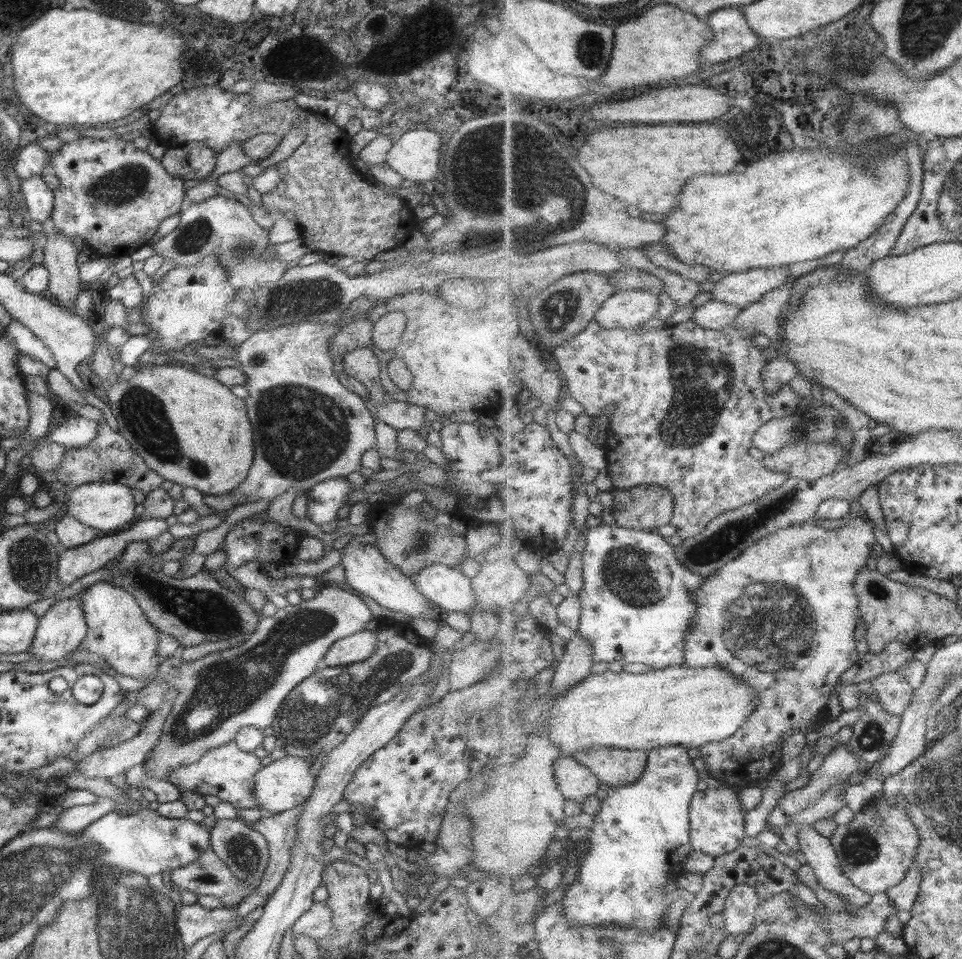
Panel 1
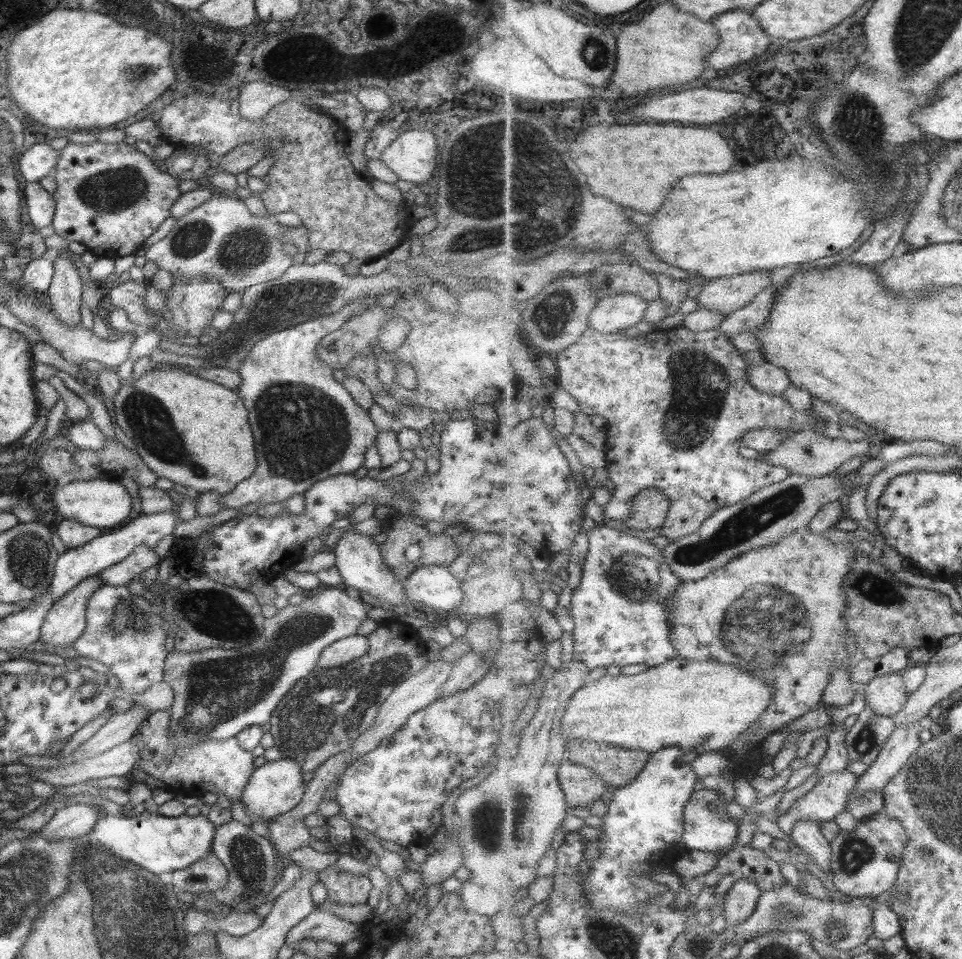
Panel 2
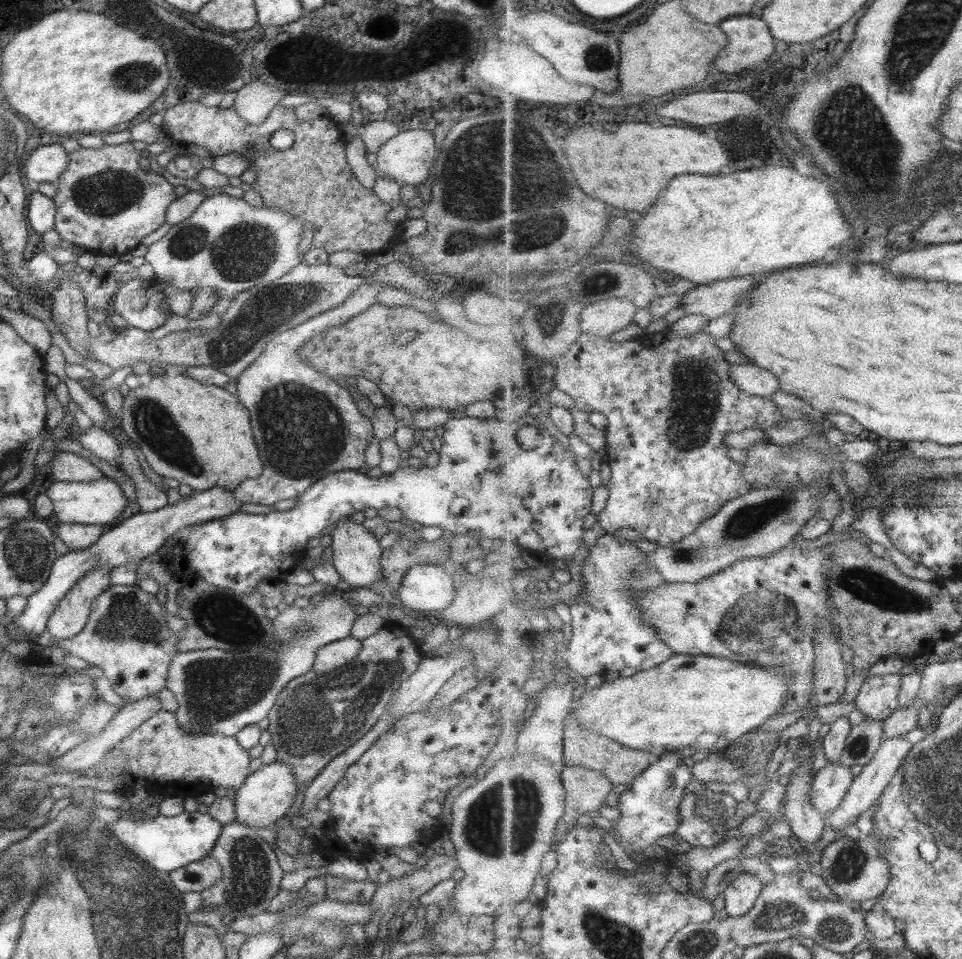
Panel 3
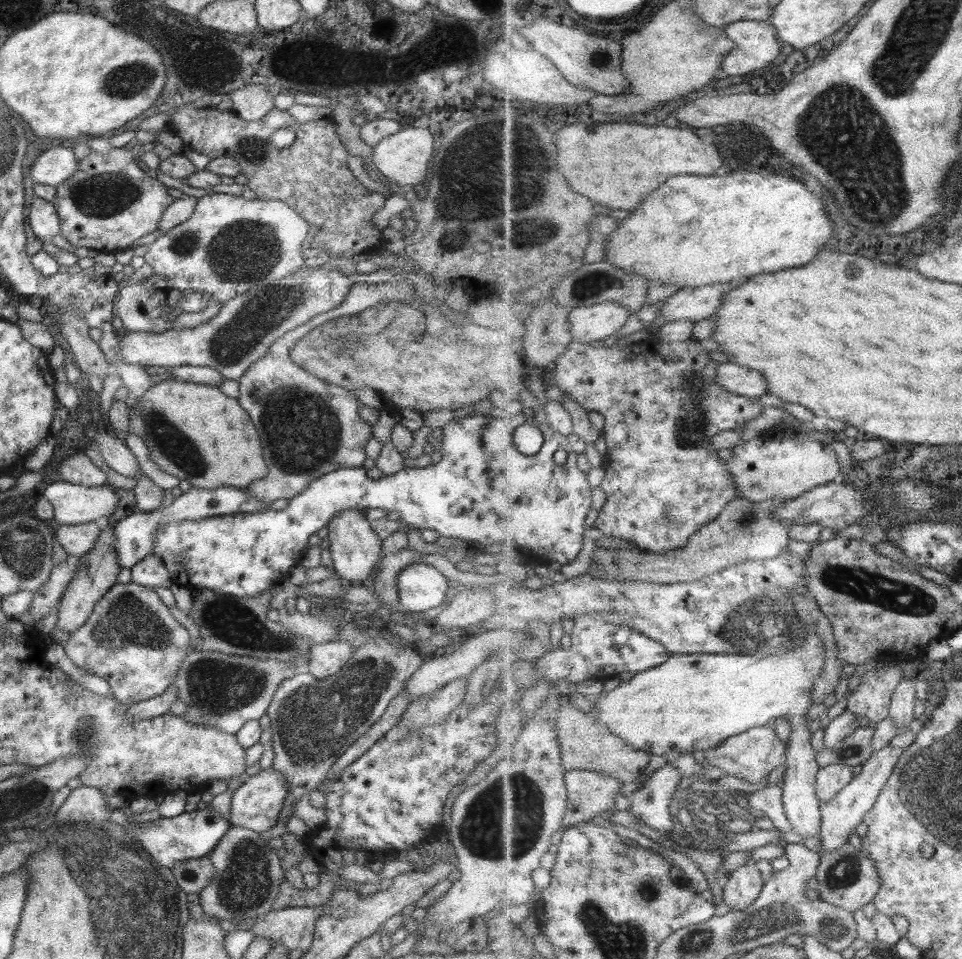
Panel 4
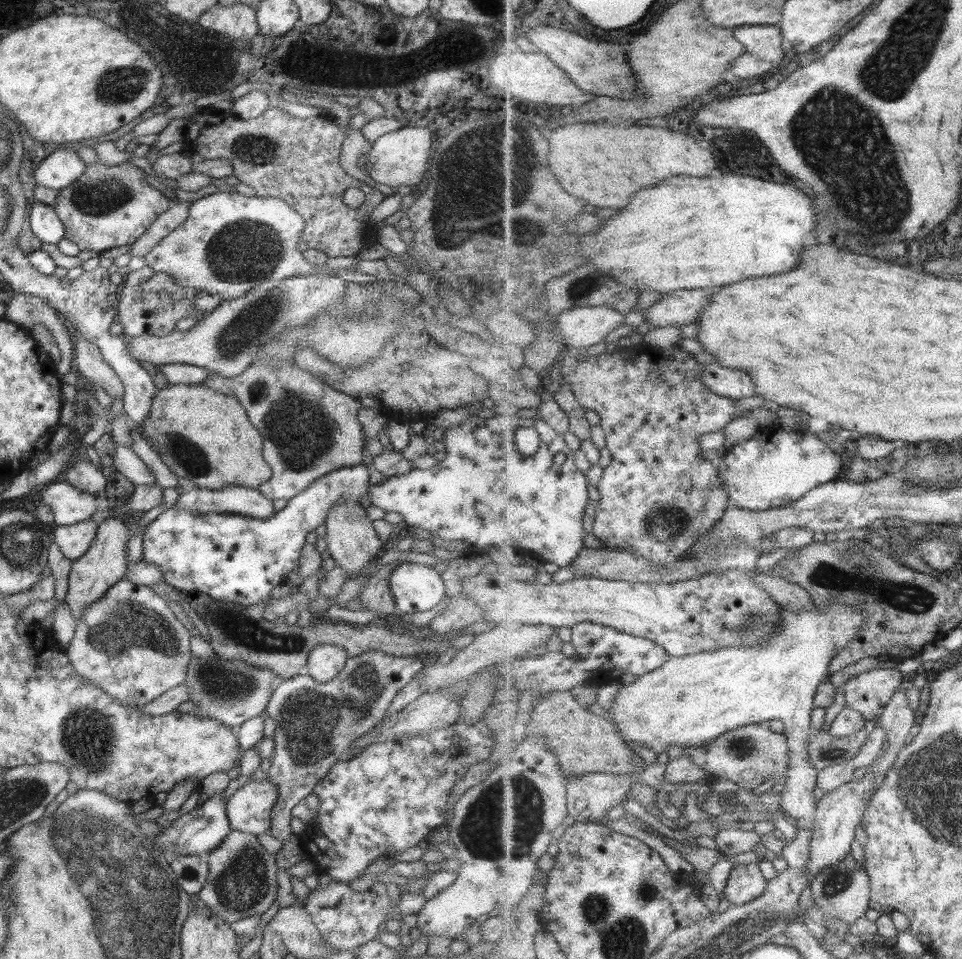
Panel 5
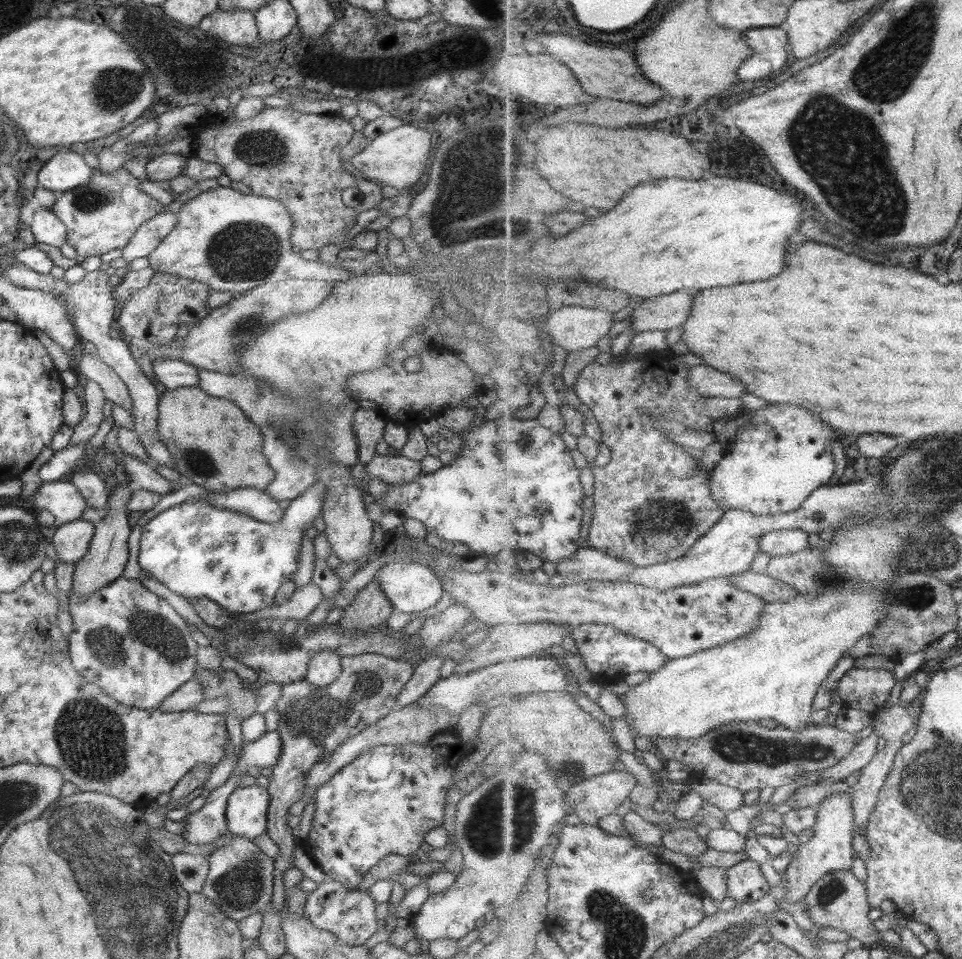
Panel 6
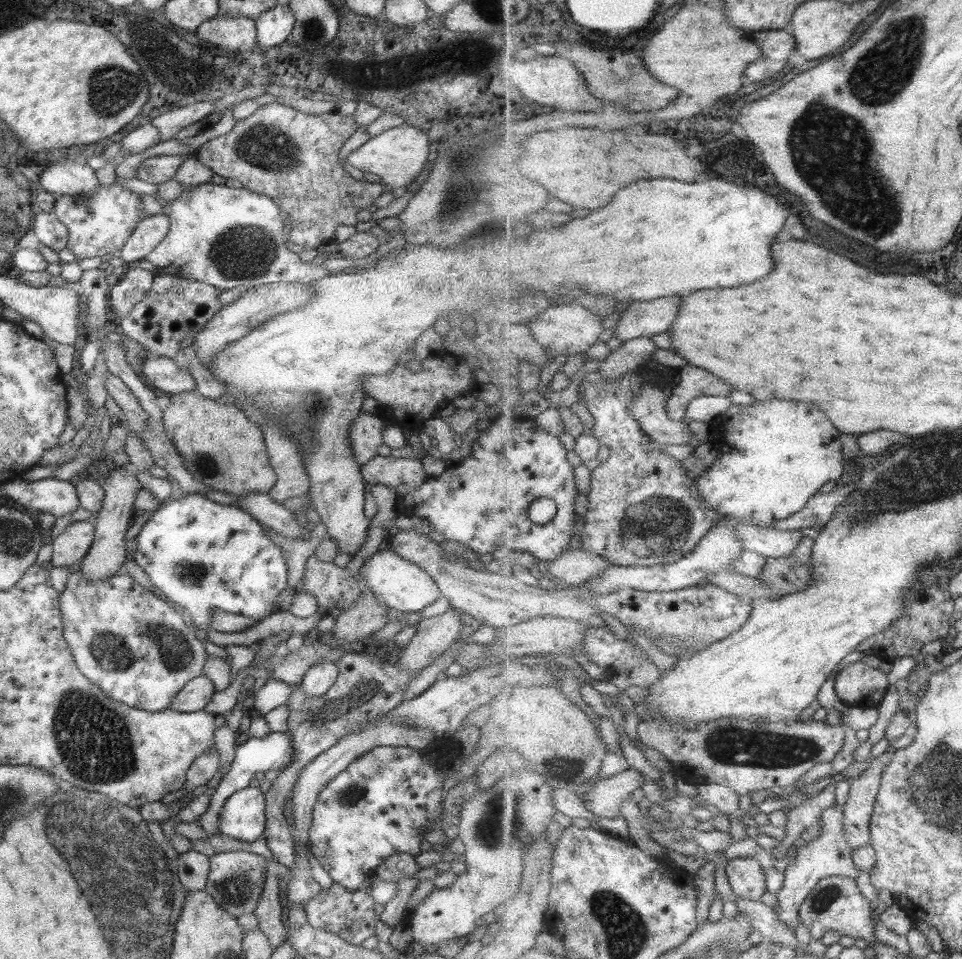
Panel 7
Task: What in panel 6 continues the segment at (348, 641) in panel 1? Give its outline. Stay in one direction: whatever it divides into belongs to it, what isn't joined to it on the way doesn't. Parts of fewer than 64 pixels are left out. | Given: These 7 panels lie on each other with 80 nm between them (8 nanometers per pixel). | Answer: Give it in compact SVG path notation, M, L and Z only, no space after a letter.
M331 650L318 651L307 665L304 679L317 688L331 684L340 673L340 656Z

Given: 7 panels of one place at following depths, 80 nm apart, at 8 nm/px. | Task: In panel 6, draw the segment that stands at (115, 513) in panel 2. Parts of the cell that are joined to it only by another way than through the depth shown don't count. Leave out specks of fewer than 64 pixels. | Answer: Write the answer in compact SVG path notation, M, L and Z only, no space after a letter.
M35 481L31 504L35 505L35 511L47 510L53 516L56 527L81 519L87 508L87 503L69 481Z

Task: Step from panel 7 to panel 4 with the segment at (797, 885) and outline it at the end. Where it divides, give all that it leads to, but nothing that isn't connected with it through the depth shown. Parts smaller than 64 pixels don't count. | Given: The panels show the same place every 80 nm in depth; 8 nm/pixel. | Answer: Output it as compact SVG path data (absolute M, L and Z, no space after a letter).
M886 746L885 749L875 753L865 764L859 775L845 786L845 788L827 802L823 801L821 805L822 829L820 836L822 838L819 853L823 850L837 850L849 842L849 836L857 830L857 826L864 822L865 815L874 807L881 791L888 778L893 772L894 766L897 766L899 760L906 749Z

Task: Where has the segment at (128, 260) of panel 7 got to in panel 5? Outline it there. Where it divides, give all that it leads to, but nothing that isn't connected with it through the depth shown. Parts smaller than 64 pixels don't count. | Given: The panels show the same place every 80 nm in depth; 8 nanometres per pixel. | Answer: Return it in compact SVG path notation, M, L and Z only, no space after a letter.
M174 202L149 223L149 226L135 239L128 253L130 256L145 256L166 234L177 228L186 219L189 202Z

